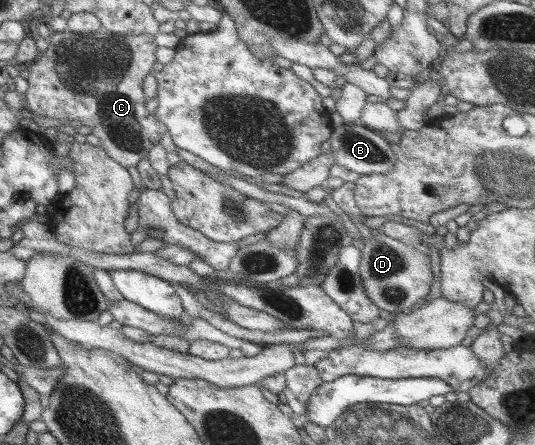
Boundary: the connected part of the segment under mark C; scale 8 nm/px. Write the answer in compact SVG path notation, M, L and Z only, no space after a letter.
M100 28L91 34L79 34L71 31L65 32L51 32L47 37L49 47L47 50L35 60L35 63L29 68L28 77L28 89L23 95L27 101L27 109L31 111L35 116L45 116L45 118L53 118L53 120L69 120L73 124L80 124L91 128L91 134L101 140L100 147L107 153L107 156L118 162L121 166L127 168L128 166L137 166L137 163L148 156L150 148L154 147L154 144L161 143L161 137L167 133L167 128L163 126L162 122L155 115L151 115L145 107L148 99L145 97L143 91L143 79L147 74L153 73L153 64L156 62L155 50L158 45L154 42L154 37L150 34L139 35L118 35L107 32L105 29Z

